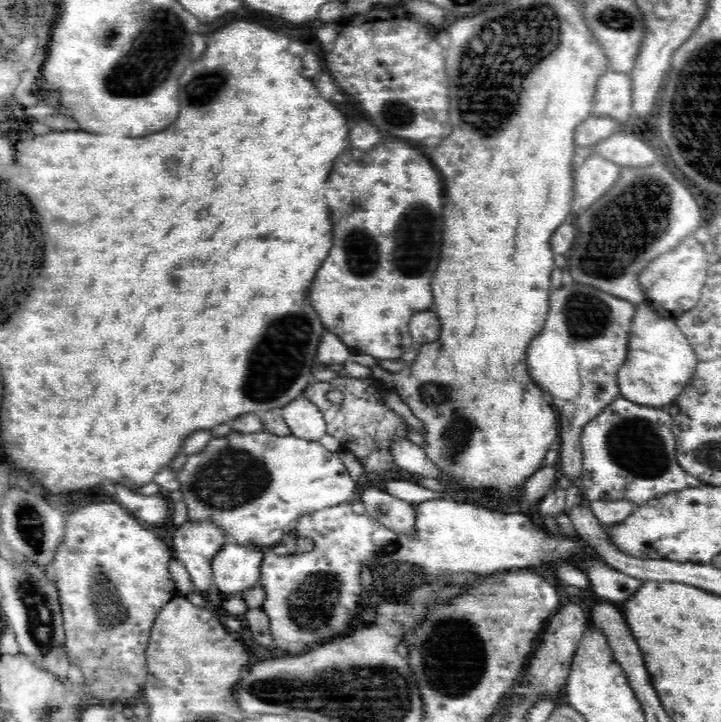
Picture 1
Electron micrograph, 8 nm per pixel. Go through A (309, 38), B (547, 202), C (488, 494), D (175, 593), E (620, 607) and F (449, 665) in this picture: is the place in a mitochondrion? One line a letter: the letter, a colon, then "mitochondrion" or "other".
A: other
B: other
C: other
D: other
E: other
F: mitochondrion

